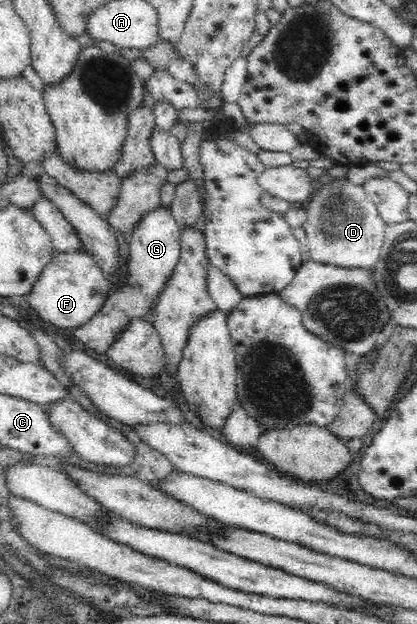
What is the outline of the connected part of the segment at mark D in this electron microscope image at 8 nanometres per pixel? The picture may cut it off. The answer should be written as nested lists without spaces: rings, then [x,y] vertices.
[[[347,175],[337,176],[331,182],[316,183],[304,206],[305,222],[303,222],[302,228],[307,232],[307,242],[304,247],[305,257],[326,266],[372,271],[380,258],[387,224],[379,216],[376,204],[369,198],[363,185],[353,184]]]

